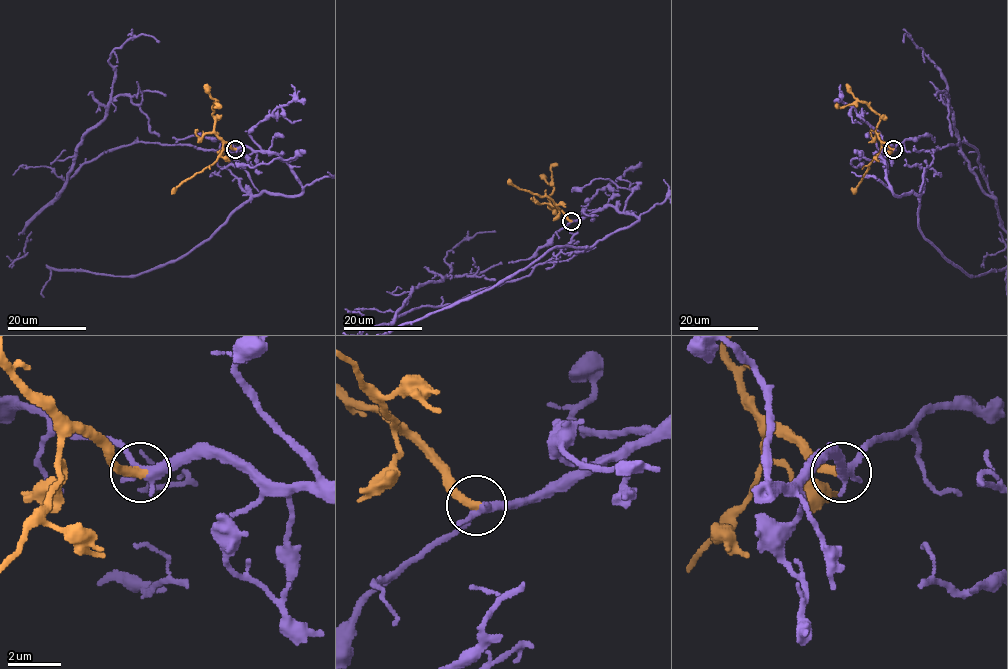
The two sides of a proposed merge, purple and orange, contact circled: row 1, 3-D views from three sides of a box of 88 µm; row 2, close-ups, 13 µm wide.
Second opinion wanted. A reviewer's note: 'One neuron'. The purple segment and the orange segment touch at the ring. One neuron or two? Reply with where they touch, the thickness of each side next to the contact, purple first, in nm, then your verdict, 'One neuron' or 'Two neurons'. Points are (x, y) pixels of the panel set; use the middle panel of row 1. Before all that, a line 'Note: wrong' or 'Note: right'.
Note: right
Place: (571, 221). Thickness 360 nm (purple) against 360 nm. One neuron

